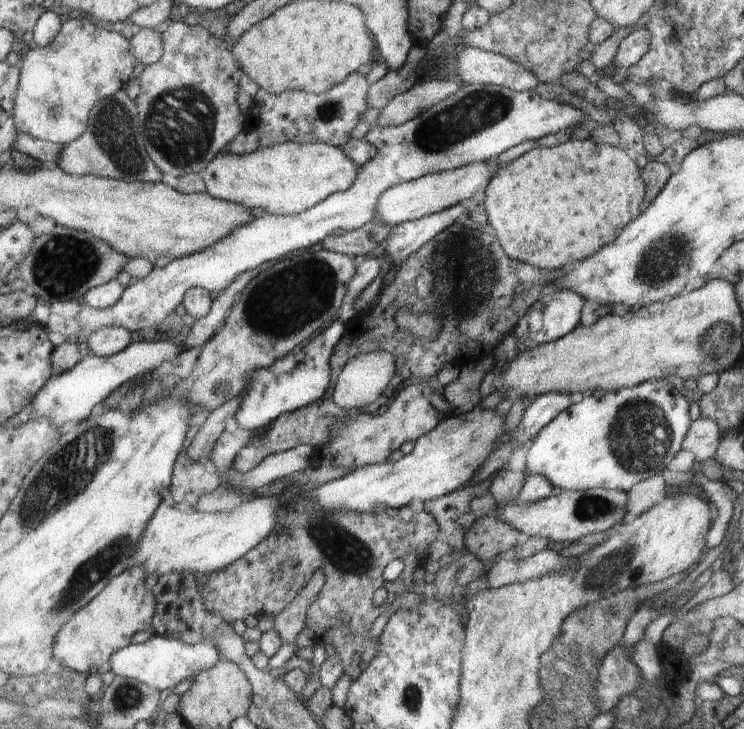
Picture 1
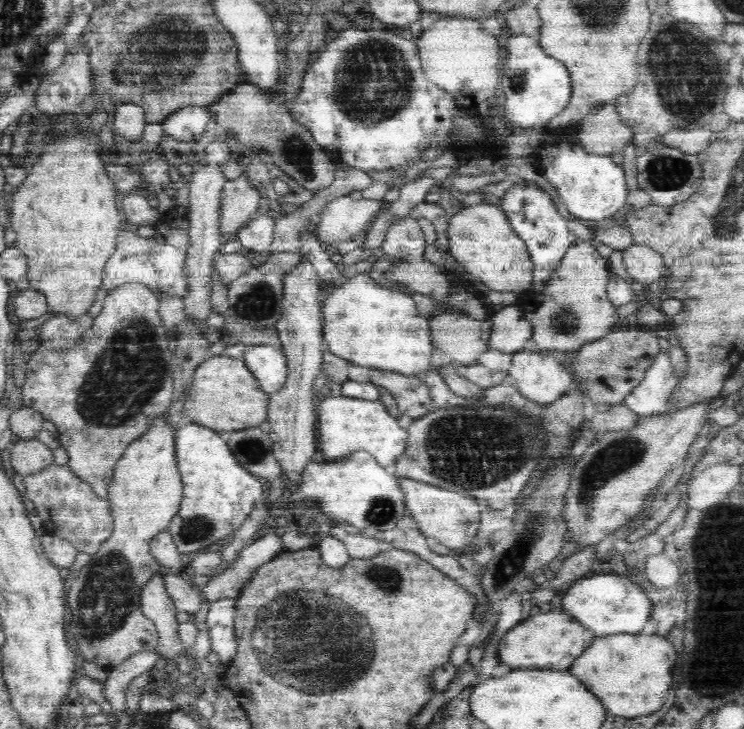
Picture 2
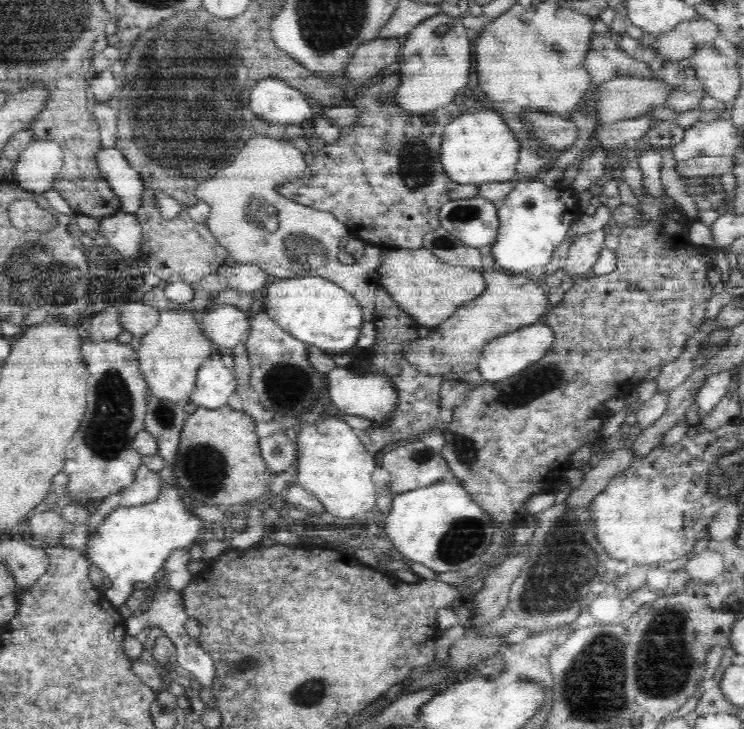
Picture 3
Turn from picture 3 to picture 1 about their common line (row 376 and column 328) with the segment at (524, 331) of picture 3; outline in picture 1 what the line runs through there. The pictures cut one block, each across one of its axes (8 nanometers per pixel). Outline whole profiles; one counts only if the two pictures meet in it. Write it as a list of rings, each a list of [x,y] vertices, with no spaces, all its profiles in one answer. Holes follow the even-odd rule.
[[[475,406],[470,412],[449,414],[438,427],[415,441],[412,452],[400,460],[386,464],[376,463],[358,467],[354,472],[322,486],[308,487],[303,497],[318,503],[327,511],[344,508],[344,511],[369,513],[392,508],[408,507],[410,502],[438,499],[466,485],[482,462],[494,450],[496,438],[501,436],[502,418],[496,410]]]

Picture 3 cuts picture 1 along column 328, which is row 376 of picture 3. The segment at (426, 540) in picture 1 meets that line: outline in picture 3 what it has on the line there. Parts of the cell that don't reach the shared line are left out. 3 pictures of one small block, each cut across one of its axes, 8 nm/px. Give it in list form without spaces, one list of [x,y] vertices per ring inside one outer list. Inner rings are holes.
[[[646,192],[642,197],[638,197],[640,208],[638,208],[638,214],[642,214],[643,219],[638,225],[631,227],[624,227],[616,230],[618,237],[618,246],[616,252],[616,270],[609,272],[607,275],[594,276],[592,278],[575,280],[572,287],[565,292],[565,295],[557,305],[554,305],[552,310],[545,314],[544,322],[551,327],[554,331],[555,339],[546,355],[544,355],[538,362],[531,364],[527,369],[524,369],[520,374],[513,374],[506,380],[500,382],[488,382],[484,384],[472,385],[468,394],[464,399],[454,408],[452,421],[448,424],[448,427],[443,431],[446,435],[445,446],[440,455],[447,462],[449,471],[454,473],[455,478],[464,485],[464,489],[470,493],[470,497],[477,504],[480,504],[484,513],[487,513],[492,518],[492,524],[495,526],[504,526],[504,528],[516,528],[516,520],[524,518],[524,508],[522,508],[522,502],[528,500],[530,496],[526,494],[532,494],[532,492],[550,492],[554,491],[561,480],[558,480],[558,474],[562,477],[570,468],[570,461],[572,454],[585,446],[585,444],[595,443],[602,438],[601,435],[601,414],[604,414],[606,410],[605,406],[608,406],[608,402],[612,402],[612,398],[624,399],[631,393],[633,393],[635,387],[644,379],[646,374],[652,370],[652,368],[660,368],[674,362],[682,352],[684,352],[684,344],[688,342],[688,338],[692,338],[698,328],[706,322],[709,318],[706,318],[706,308],[708,308],[708,301],[712,298],[712,285],[708,281],[708,270],[713,266],[713,259],[710,255],[706,254],[707,248],[700,245],[694,245],[690,242],[688,244],[678,244],[678,240],[687,240],[688,228],[691,224],[697,220],[688,219],[686,215],[682,214],[676,202],[666,193],[661,197],[654,197]]]

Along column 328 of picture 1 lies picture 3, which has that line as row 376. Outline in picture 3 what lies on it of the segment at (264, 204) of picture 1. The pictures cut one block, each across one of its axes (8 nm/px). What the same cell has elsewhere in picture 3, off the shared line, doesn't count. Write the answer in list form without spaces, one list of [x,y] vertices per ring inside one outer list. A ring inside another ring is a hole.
[[[161,310],[157,325],[141,337],[139,365],[151,396],[185,404],[195,390],[199,366],[216,350],[199,325],[199,315],[190,311]]]

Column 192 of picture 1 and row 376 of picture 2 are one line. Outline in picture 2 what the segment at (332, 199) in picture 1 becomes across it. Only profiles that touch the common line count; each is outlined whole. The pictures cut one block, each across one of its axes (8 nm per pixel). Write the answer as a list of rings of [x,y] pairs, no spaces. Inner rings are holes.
[[[249,345],[242,359],[264,392],[271,395],[283,388],[288,376],[287,357],[283,349],[272,345]]]

